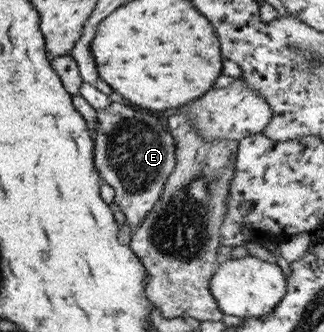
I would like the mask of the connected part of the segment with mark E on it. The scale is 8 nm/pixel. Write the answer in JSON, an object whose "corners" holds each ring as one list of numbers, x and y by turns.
{"corners":[[111,102,107,109,97,111,95,129,96,169,115,190,114,209,123,212,128,224,136,228,161,200,164,184,175,168,175,141,155,113,123,103]]}

